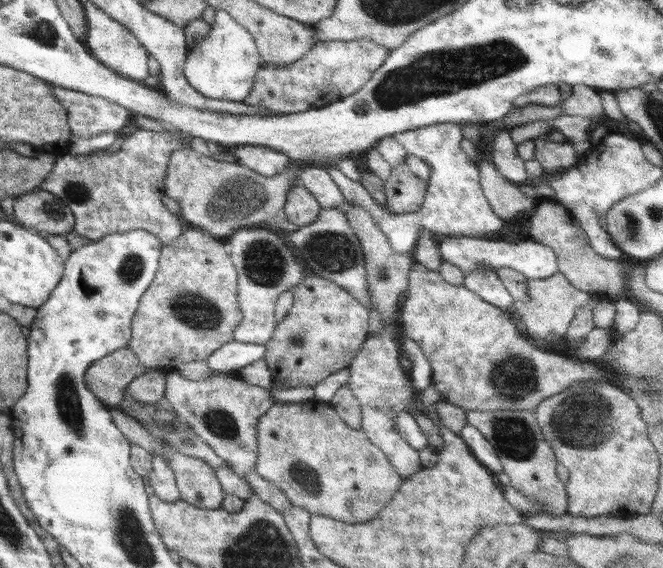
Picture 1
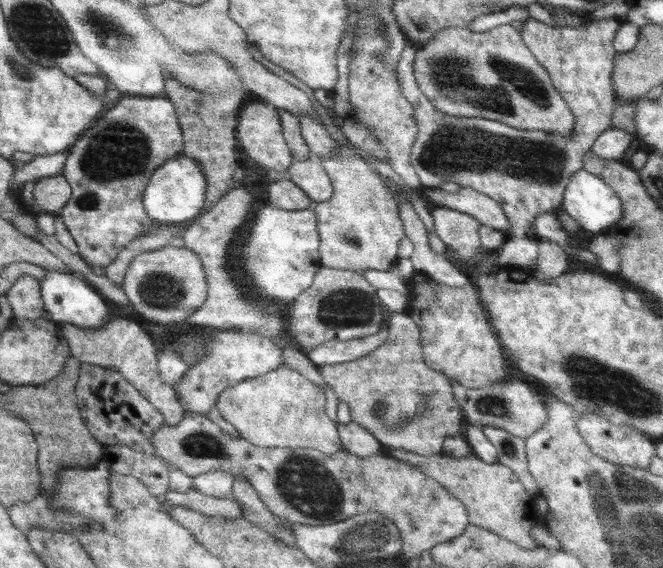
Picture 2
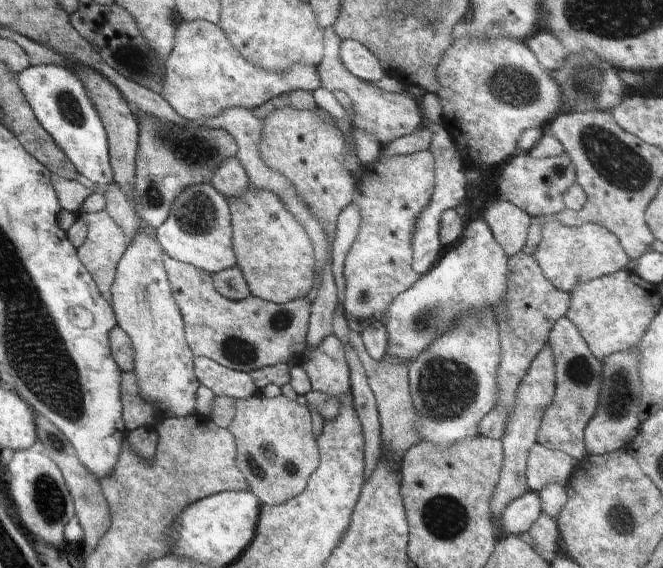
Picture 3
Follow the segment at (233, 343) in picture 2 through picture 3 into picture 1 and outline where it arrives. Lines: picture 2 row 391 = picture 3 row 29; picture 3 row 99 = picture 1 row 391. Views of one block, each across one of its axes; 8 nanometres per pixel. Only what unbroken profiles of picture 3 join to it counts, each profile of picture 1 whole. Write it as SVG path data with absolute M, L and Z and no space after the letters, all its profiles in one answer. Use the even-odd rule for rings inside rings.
M172 370L166 373L164 396L172 411L186 421L218 456L224 458L235 474L247 479L247 473L255 471L258 457L256 423L275 403L269 387L248 383L238 371L212 371L210 377L196 381Z

